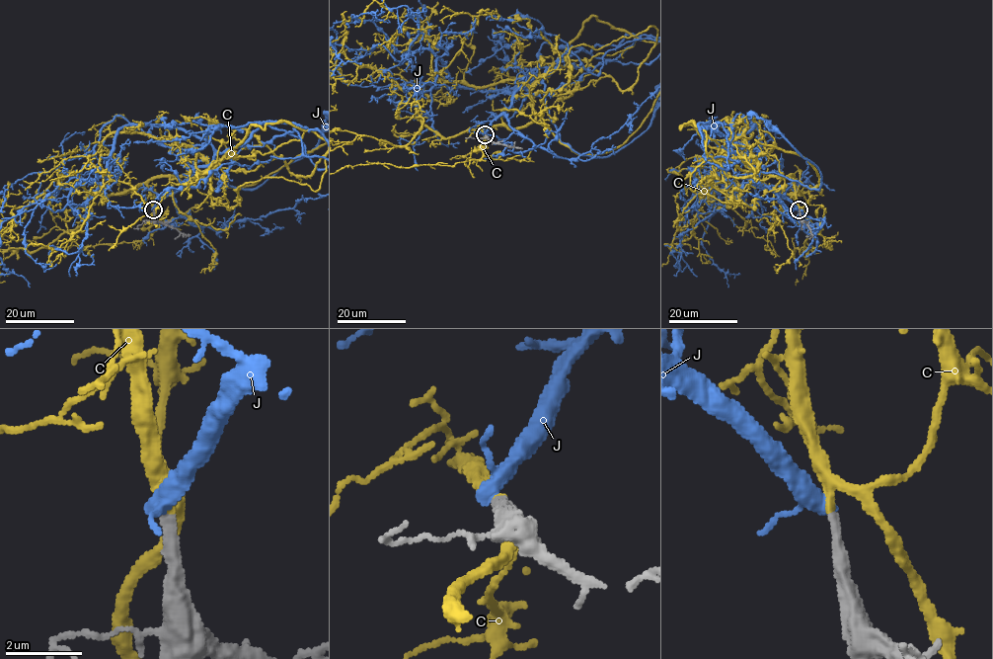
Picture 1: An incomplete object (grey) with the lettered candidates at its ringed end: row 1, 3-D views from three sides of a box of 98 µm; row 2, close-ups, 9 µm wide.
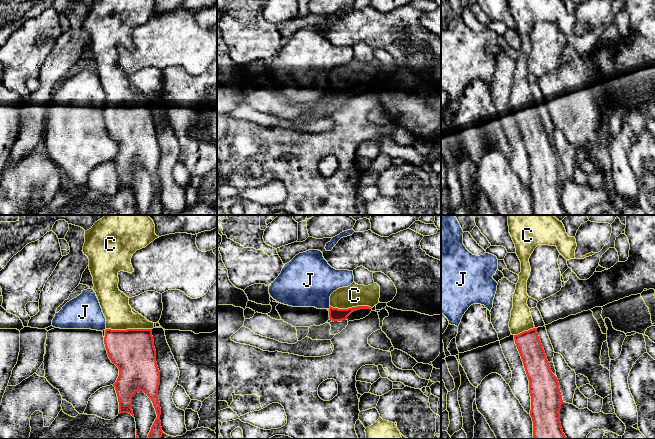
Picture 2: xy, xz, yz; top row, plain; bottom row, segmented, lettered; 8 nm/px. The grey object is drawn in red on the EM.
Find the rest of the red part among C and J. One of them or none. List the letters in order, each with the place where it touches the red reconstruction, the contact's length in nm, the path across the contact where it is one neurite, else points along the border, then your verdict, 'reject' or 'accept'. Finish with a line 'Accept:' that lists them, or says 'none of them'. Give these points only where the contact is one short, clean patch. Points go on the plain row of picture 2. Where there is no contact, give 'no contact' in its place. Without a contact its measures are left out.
C: xy (129, 105) | 360 nm | across xy (132, 127), (129, 120), (129, 105), (120, 96), (115, 82) | accept
J: xz (330, 83) | 30 nm | along xz (330, 82), (328, 84) | reject
Accept: C

